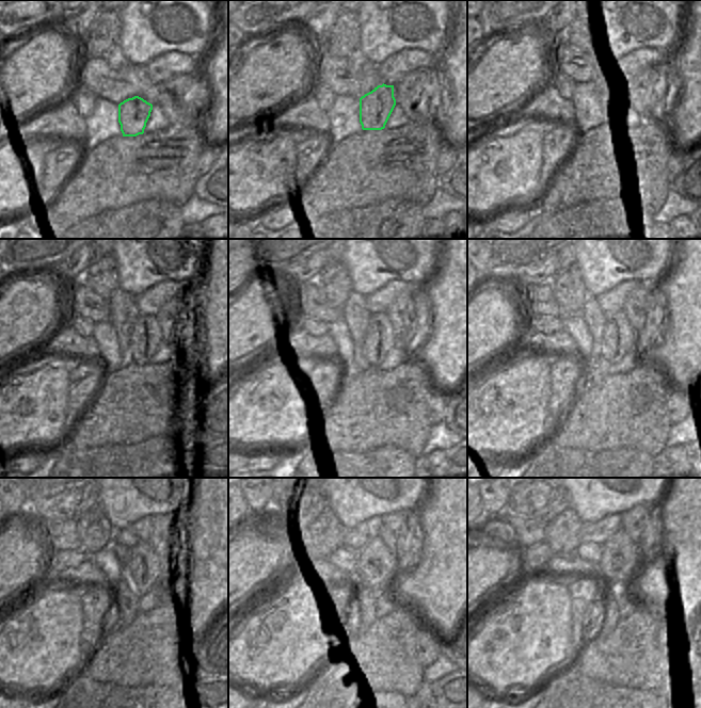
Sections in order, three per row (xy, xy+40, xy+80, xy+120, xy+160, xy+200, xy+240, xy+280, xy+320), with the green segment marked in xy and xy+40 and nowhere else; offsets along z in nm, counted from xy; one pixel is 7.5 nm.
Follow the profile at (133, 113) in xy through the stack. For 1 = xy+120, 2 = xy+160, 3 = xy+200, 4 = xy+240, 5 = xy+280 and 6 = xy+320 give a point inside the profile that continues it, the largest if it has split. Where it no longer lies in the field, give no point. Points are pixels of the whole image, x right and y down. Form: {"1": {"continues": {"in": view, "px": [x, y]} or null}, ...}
{"1": {"continues": {"in": "xy+120", "px": [145, 338]}}, "2": {"continues": {"in": "xy+160", "px": [380, 339]}}, "3": {"continues": {"in": "xy+200", "px": [619, 337]}}, "4": {"continues": {"in": "xy+240", "px": [141, 572]}}, "5": {"continues": {"in": "xy+280", "px": [377, 564]}}, "6": {"continues": {"in": "xy+320", "px": [619, 559]}}}

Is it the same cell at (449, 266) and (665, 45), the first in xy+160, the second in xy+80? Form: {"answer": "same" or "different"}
{"answer": "different"}

